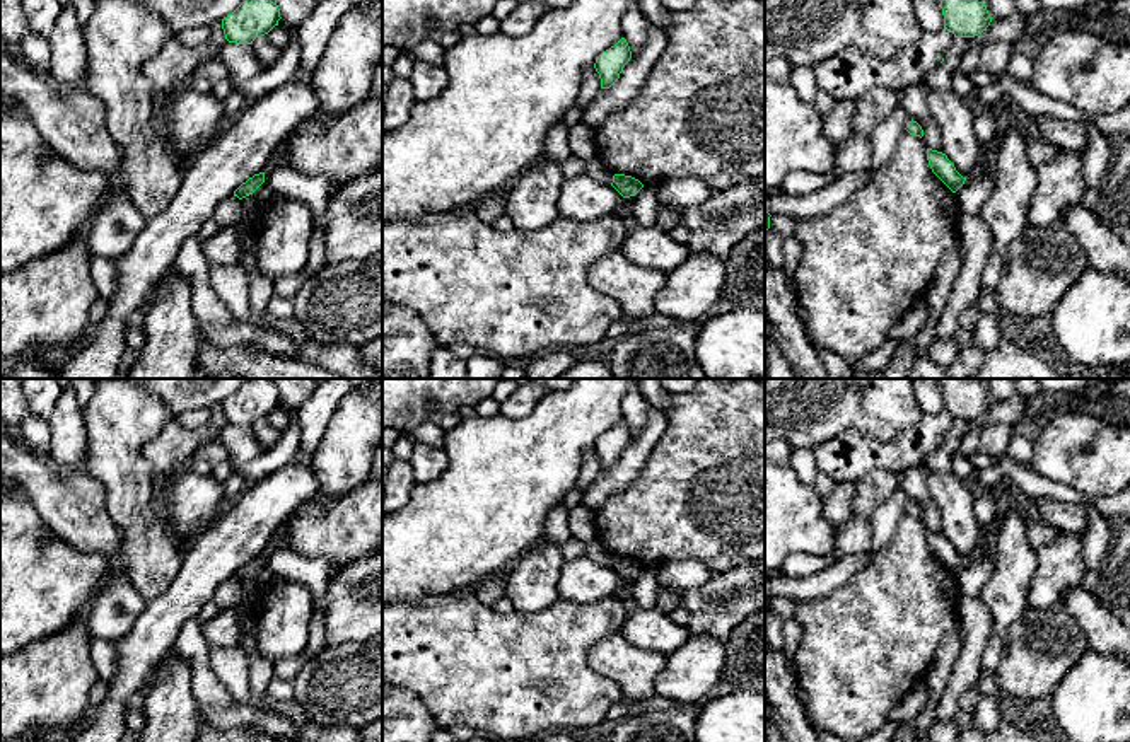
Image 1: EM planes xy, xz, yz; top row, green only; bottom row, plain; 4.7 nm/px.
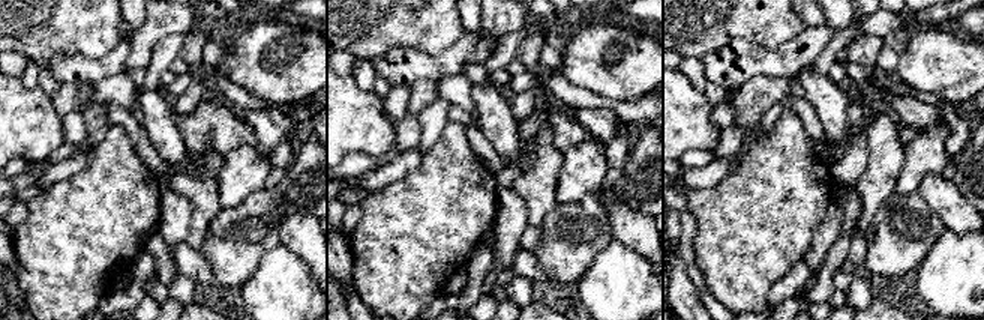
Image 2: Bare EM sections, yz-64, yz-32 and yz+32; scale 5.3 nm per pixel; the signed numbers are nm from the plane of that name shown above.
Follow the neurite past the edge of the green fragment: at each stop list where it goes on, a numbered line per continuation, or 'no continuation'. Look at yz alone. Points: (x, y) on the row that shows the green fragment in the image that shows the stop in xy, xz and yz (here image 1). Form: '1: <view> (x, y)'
no continuation

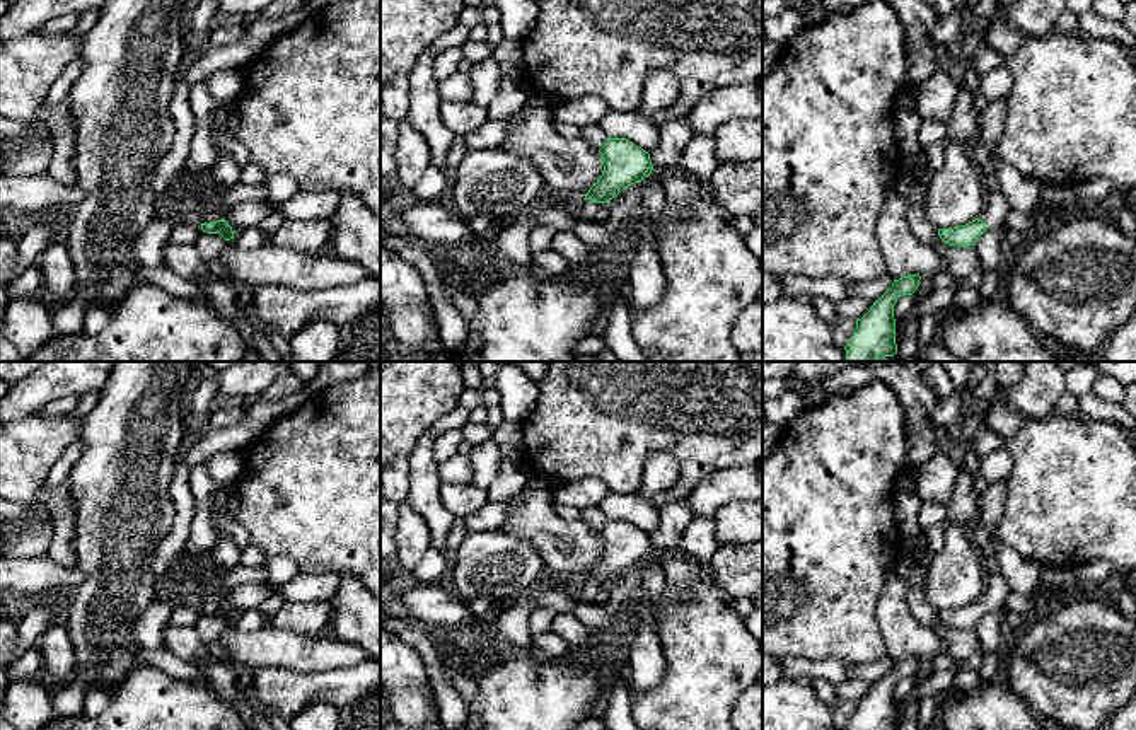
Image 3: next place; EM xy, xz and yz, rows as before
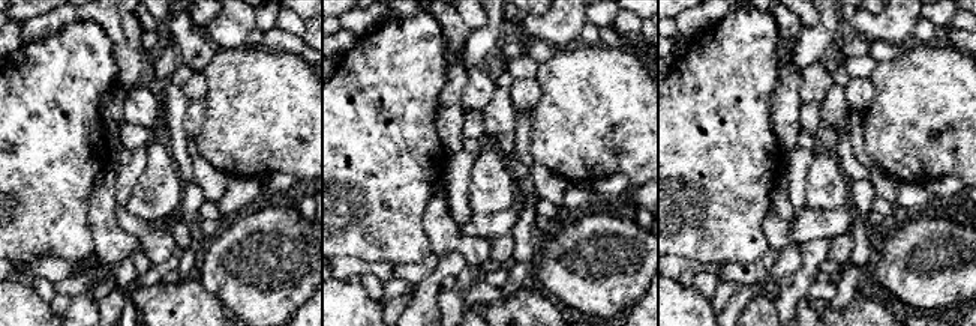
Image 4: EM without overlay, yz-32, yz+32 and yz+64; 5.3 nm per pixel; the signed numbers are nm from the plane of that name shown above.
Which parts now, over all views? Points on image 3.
1: xy (214, 215)

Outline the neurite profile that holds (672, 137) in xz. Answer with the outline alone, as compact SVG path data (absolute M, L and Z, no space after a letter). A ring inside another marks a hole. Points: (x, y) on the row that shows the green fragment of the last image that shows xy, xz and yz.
M679 118L658 128L658 147L650 154L653 169L679 169L684 147L696 136L687 118Z

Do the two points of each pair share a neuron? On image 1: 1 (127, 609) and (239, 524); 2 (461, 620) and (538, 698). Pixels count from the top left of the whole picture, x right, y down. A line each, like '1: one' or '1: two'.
1: two
2: one

